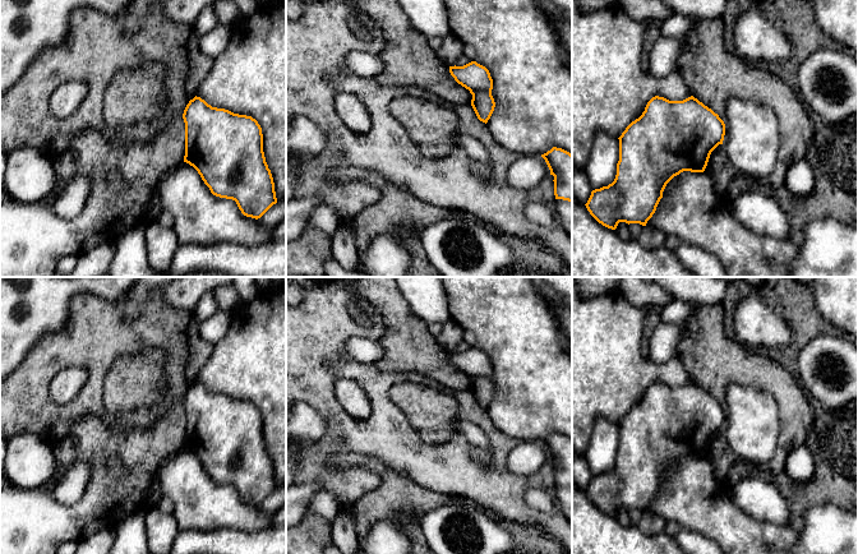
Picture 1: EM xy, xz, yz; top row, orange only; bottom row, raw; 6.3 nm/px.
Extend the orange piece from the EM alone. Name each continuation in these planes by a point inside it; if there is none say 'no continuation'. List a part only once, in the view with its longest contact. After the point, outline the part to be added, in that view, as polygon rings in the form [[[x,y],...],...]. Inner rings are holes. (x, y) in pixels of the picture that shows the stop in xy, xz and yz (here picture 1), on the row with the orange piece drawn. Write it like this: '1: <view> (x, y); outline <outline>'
no continuation

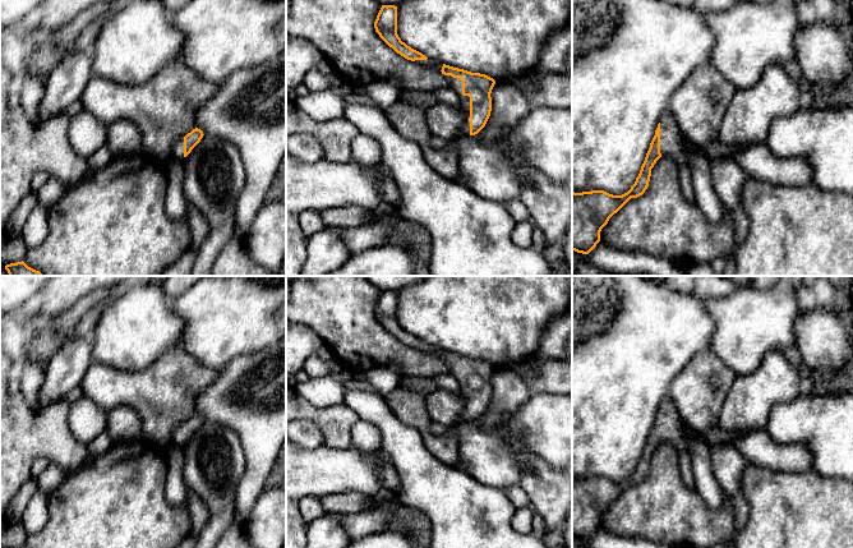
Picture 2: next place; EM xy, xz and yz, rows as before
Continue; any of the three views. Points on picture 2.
1: xz (455, 83); outline [[[446,75],[446,78],[449,82],[449,87],[457,93],[458,96],[458,103],[460,109],[465,114],[465,123],[461,126],[461,137],[470,135],[470,97],[462,95],[462,79],[461,78],[453,78],[451,75]]]

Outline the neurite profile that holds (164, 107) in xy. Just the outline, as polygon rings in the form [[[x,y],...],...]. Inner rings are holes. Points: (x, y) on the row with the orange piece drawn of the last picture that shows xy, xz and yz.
[[[176,60],[137,86],[93,74],[80,100],[106,125],[123,119],[134,123],[142,134],[142,153],[163,164],[174,144],[197,128],[198,110],[218,88]]]

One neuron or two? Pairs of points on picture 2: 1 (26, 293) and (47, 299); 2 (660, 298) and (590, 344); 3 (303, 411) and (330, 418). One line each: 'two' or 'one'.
1: two
2: one
3: one

